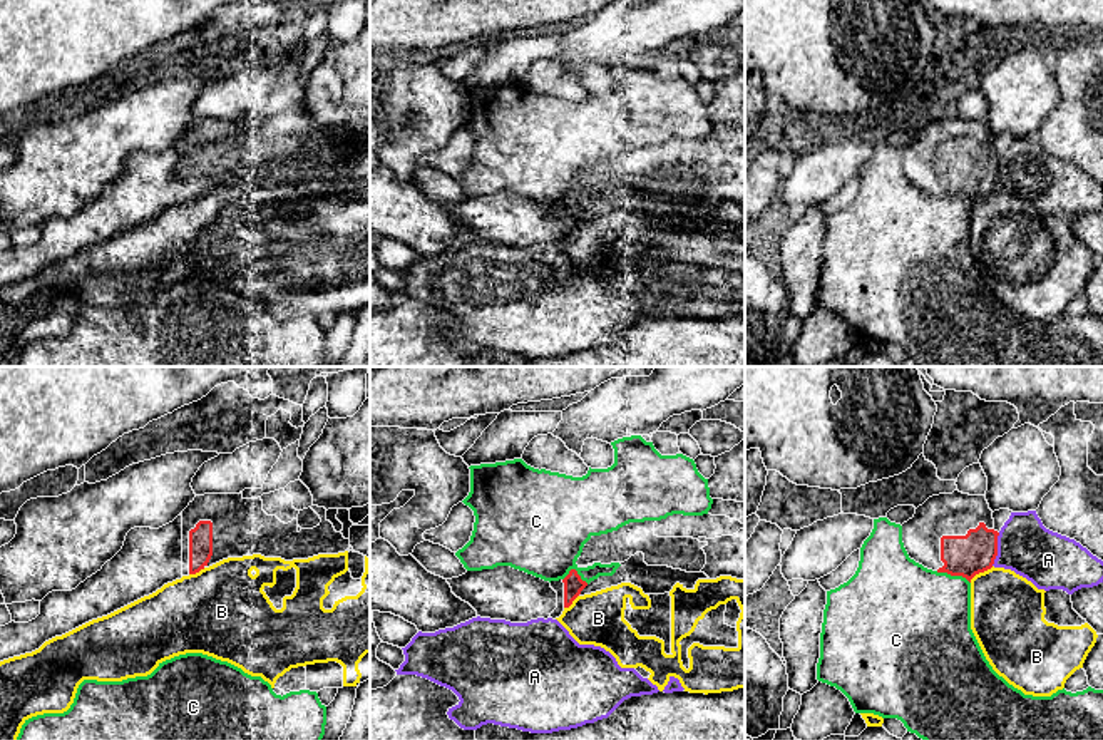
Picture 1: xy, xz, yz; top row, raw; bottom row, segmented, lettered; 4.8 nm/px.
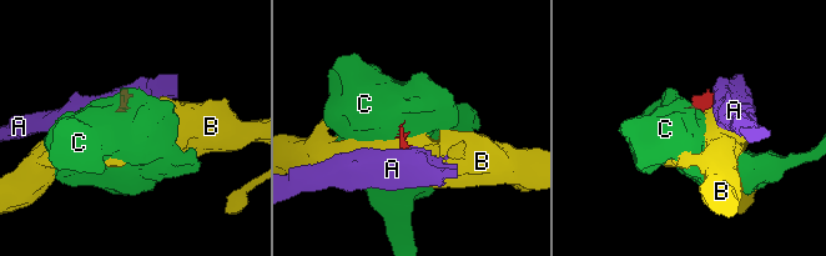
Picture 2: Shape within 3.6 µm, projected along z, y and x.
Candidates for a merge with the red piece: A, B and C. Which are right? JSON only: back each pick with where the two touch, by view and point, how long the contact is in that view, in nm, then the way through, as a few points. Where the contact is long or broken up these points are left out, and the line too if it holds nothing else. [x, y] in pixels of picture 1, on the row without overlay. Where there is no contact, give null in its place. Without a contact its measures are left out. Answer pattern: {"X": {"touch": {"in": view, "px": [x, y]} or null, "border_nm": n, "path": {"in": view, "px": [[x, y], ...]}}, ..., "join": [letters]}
{"join": []}

